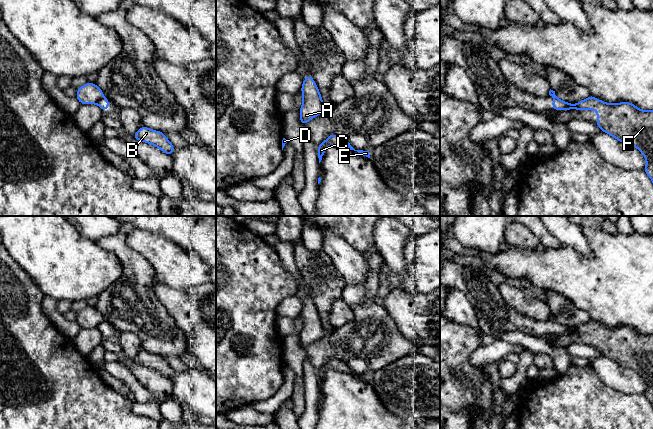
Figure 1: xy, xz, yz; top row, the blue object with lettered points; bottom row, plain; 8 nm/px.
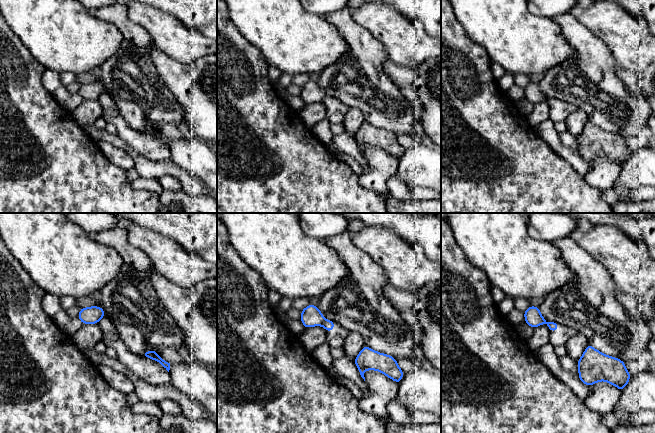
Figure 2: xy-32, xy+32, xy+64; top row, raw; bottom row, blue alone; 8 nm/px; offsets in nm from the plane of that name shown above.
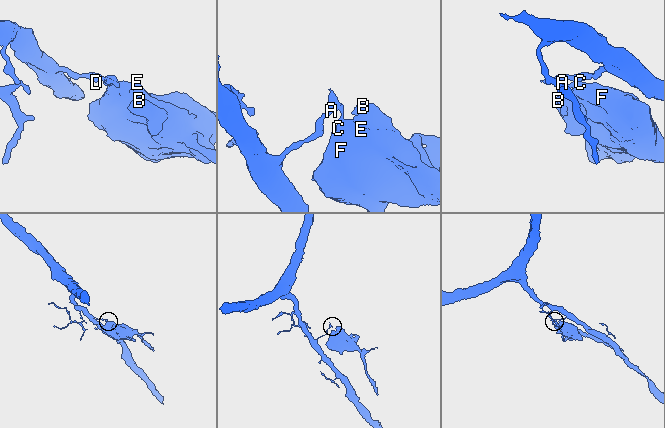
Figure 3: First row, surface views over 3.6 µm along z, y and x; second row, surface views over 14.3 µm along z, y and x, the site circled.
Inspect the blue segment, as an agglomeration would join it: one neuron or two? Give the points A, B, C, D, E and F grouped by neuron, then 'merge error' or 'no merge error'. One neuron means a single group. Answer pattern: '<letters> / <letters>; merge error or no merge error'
A D / B C E F; merge error

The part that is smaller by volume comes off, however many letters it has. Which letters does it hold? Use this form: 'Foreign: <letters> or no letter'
Foreign: B, C, E, F

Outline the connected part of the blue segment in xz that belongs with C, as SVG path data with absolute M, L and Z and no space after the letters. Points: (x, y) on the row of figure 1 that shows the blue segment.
M331 134L324 142L322 142L317 147L319 163L322 160L322 157L323 157L325 151L326 151L326 148L329 147L329 146L337 146L337 147L340 147L340 148L354 150L354 151L357 151L358 153L360 153L361 155L370 158L369 151L355 150L346 139L344 139L342 137L339 137L335 134Z

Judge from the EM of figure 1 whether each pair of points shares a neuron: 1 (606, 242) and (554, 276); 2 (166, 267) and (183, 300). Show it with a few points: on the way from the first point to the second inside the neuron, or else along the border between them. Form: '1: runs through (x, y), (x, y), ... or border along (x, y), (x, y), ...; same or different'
1: runs through (598, 257), (582, 273), (569, 273); same
2: border along (158, 279), (173, 288), (188, 293); different

